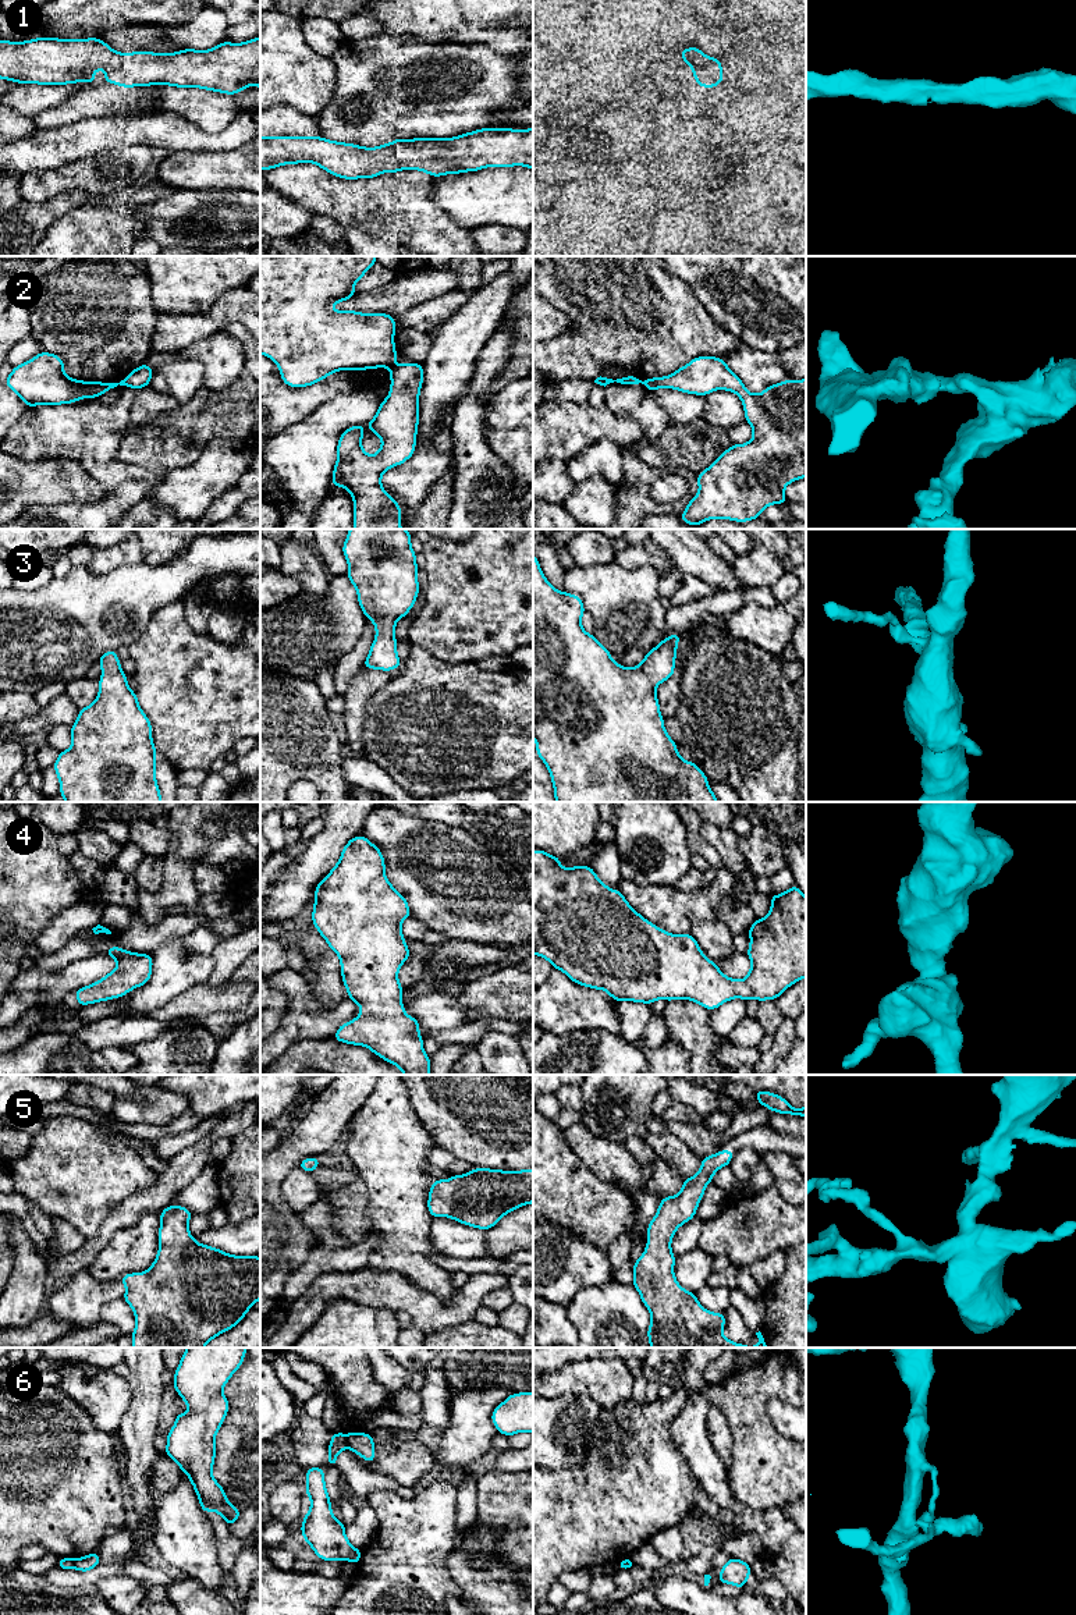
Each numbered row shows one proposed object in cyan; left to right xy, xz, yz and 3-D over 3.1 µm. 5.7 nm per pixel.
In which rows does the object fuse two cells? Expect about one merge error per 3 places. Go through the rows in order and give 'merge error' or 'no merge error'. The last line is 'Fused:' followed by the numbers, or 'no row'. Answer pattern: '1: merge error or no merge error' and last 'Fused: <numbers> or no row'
1: no merge error
2: merge error
3: no merge error
4: no merge error
5: no merge error
6: merge error
Fused: 2, 6

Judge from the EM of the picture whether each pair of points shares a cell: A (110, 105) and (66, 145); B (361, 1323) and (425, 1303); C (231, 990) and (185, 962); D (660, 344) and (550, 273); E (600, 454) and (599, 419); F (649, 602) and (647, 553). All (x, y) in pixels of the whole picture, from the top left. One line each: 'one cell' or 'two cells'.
A: two cells
B: two cells
C: two cells
D: one cell
E: two cells
F: two cells

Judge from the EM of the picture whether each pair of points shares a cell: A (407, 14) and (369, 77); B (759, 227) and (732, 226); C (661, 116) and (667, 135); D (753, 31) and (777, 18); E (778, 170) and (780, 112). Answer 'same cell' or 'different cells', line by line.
A: different cells
B: same cell
C: same cell
D: same cell
E: different cells

